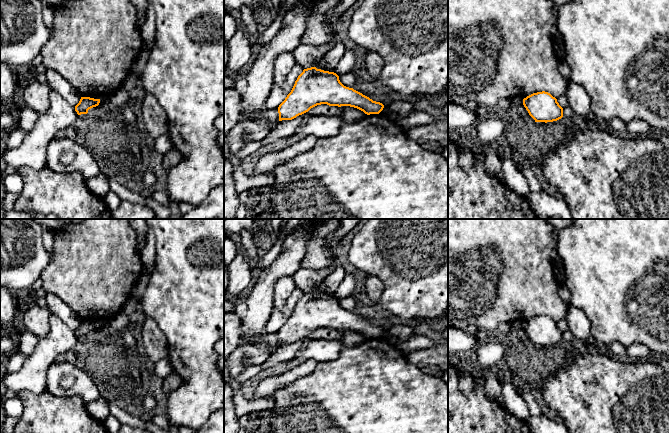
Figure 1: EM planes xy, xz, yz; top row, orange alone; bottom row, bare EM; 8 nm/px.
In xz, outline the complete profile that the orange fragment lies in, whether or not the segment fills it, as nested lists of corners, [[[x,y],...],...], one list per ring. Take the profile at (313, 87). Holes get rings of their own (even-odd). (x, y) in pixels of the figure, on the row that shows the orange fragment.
[[[311,67],[303,70],[291,92],[279,105],[279,121],[292,120],[321,104],[350,106],[367,115],[379,114],[384,108],[382,103],[344,86],[336,73]]]

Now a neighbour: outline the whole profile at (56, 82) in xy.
[[[47,69],[45,76],[51,90],[58,92],[70,105],[74,107],[79,103],[81,97],[78,92],[57,71]]]

